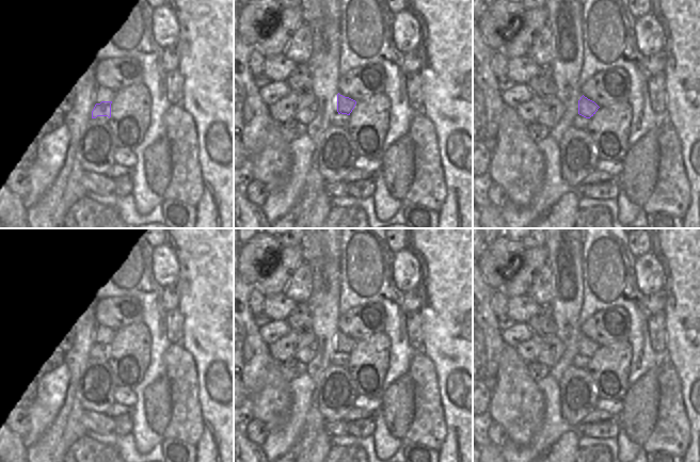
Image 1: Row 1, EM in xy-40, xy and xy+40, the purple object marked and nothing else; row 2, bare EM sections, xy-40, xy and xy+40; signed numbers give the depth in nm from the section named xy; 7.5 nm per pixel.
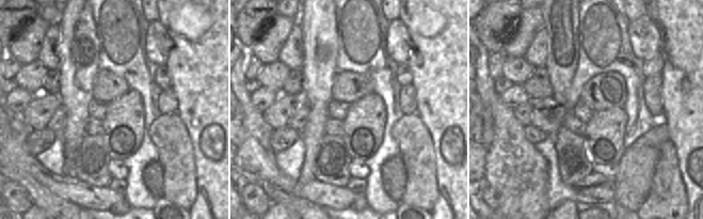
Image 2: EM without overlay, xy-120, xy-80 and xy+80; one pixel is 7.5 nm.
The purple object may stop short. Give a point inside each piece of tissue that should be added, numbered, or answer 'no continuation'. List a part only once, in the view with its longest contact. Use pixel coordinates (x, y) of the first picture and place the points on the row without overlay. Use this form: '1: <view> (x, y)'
no continuation

